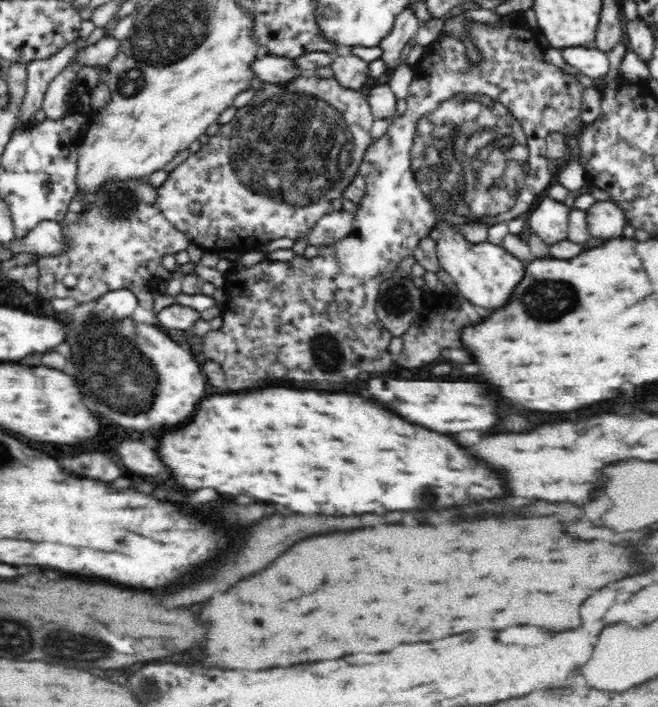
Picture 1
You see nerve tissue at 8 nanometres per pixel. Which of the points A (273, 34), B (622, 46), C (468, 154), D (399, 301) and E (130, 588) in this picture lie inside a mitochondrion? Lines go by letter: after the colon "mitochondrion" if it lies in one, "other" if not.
A: other
B: other
C: mitochondrion
D: mitochondrion
E: other

